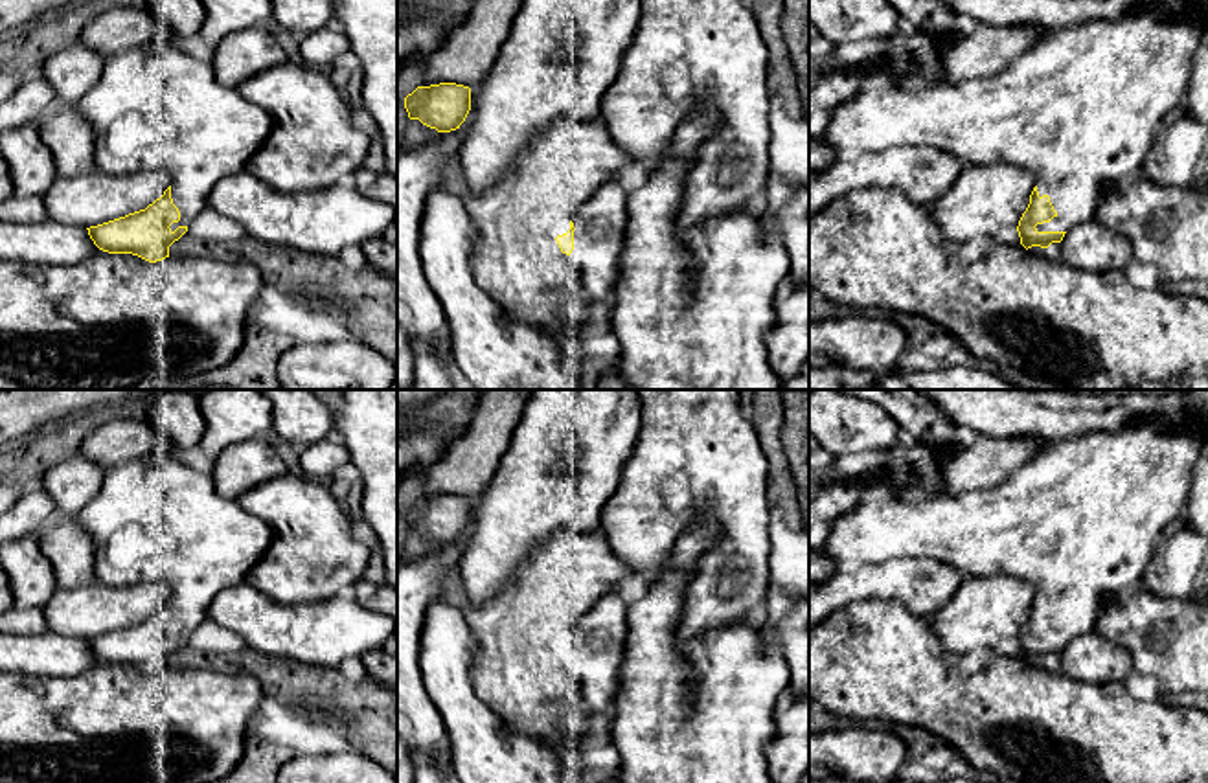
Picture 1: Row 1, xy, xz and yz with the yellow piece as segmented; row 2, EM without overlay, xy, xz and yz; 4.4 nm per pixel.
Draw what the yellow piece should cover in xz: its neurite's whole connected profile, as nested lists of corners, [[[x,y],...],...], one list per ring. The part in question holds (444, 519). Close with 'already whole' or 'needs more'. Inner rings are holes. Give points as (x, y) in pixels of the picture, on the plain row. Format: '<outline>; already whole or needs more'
[[[456,494],[417,498],[405,509],[405,520],[410,531],[450,544],[460,540],[471,522],[471,500]]]; already whole

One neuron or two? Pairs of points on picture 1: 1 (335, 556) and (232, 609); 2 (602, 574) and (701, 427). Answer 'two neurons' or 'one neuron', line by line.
1: two neurons
2: two neurons

